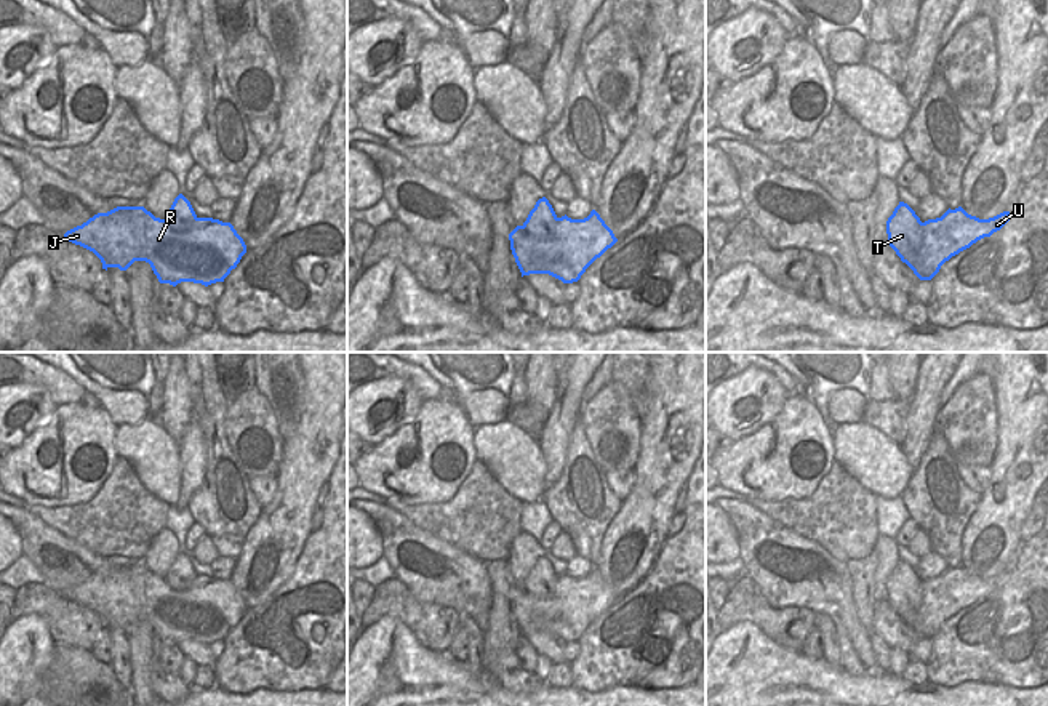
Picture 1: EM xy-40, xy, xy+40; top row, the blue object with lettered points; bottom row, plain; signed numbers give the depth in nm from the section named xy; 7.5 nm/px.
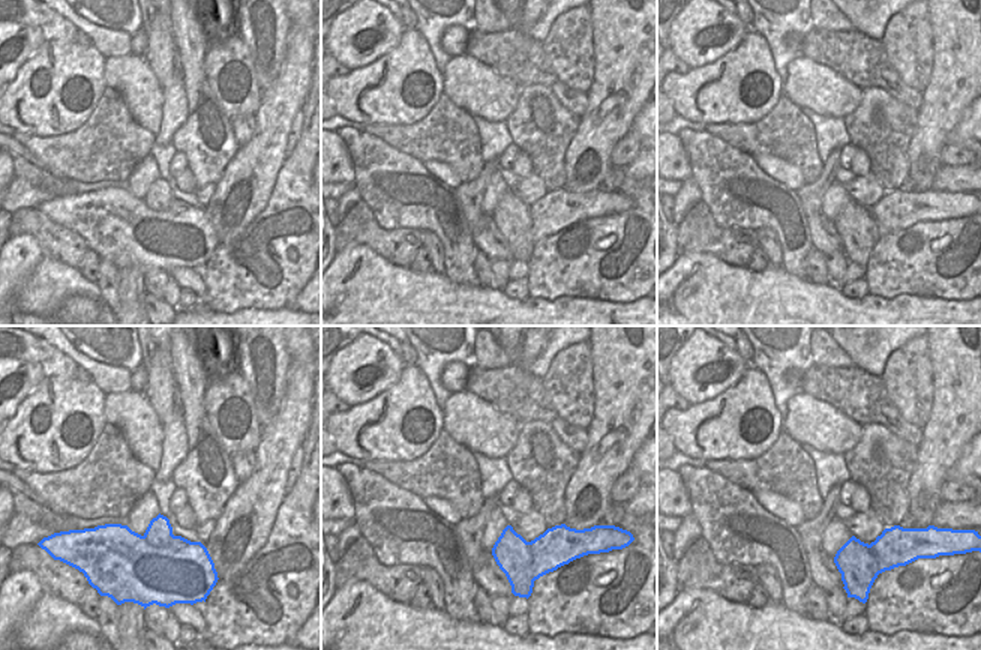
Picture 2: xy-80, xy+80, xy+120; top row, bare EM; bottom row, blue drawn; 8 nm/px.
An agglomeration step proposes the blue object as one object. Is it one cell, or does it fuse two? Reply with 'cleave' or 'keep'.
cleave

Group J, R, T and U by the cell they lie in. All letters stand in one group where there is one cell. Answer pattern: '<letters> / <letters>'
J R U / T

